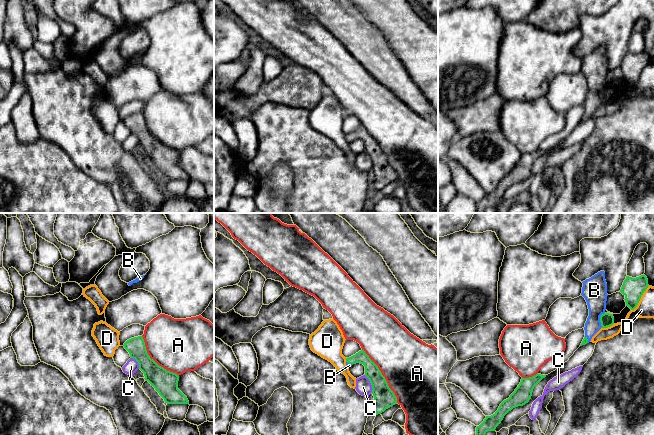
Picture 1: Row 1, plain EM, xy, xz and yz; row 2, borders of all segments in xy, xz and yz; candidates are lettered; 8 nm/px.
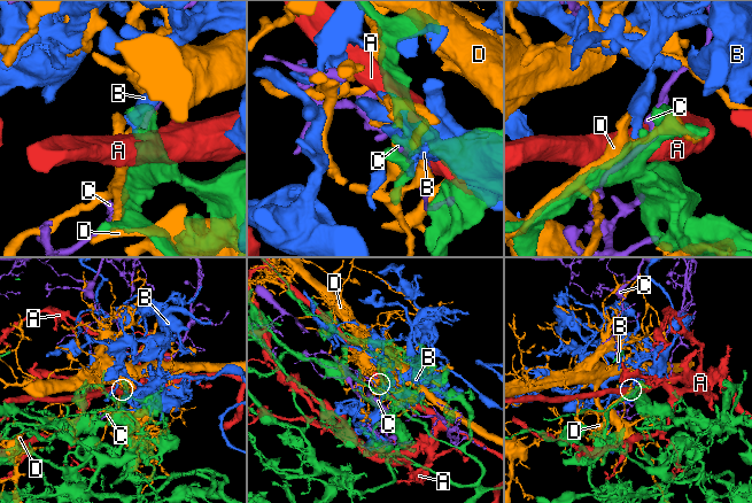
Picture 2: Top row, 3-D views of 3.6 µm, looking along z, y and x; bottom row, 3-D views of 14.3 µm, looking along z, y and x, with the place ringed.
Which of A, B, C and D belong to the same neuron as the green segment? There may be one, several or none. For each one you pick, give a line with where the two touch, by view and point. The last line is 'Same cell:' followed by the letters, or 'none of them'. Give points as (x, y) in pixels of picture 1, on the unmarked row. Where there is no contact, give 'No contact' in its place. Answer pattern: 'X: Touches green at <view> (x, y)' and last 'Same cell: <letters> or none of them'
B: Touches green at yz (600, 96)
Same cell: B

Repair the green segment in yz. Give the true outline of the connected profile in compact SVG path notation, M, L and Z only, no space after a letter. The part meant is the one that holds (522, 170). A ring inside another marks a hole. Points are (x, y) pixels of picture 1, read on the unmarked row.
M537 149L532 153L522 154L518 163L508 175L500 180L498 186L493 191L486 192L484 197L476 203L476 213L484 213L488 207L495 207L496 203L509 187L528 179L531 175L534 163L545 153L546 151Z

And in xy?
M142 112L134 113L124 119L130 133L139 140L145 156L159 169L167 180L189 180L187 173L178 165L179 151L159 142L147 129Z

